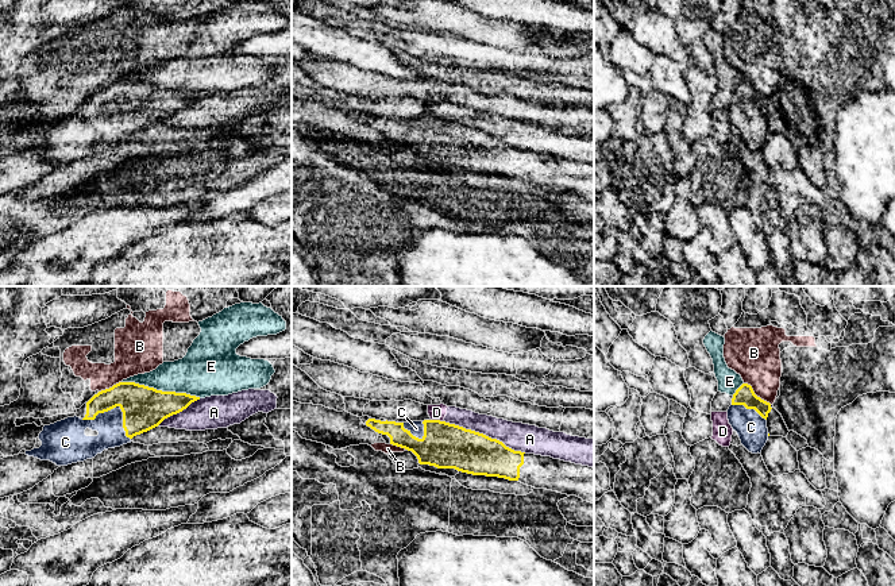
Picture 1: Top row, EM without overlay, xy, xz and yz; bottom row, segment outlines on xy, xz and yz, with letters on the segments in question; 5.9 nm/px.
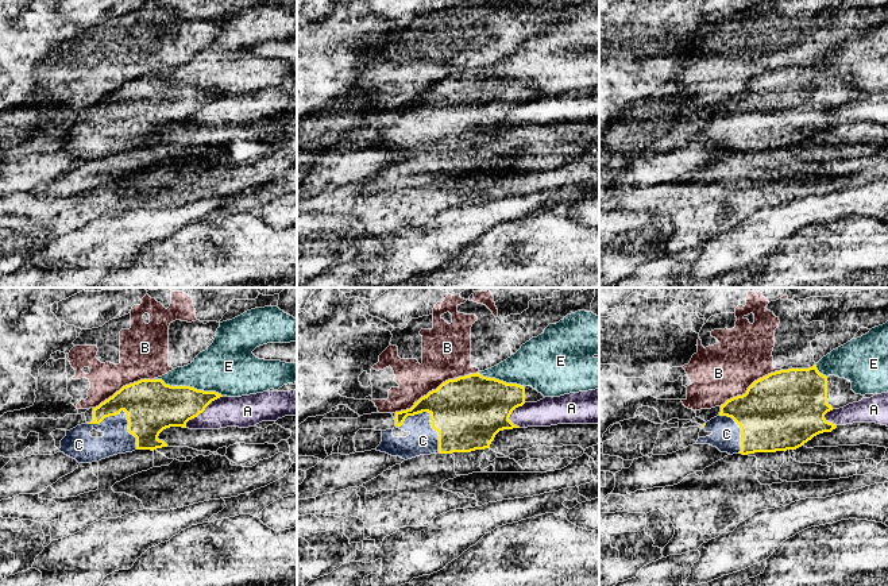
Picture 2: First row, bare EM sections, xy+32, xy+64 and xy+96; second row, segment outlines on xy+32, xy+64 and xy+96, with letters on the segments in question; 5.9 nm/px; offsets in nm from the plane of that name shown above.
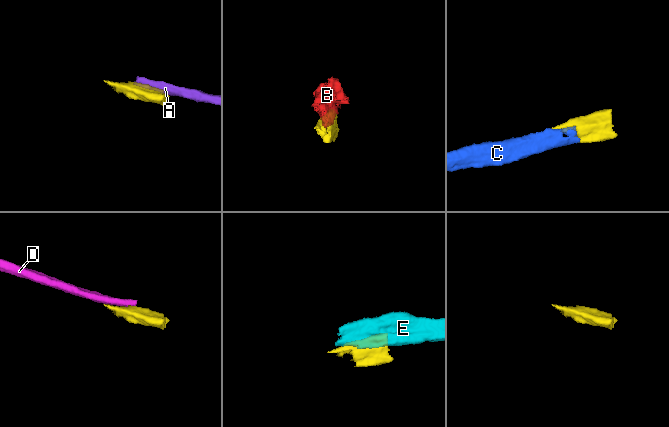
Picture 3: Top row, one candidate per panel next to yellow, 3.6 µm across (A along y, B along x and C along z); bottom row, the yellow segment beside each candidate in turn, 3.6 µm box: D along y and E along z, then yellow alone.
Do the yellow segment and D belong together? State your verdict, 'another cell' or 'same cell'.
another cell

